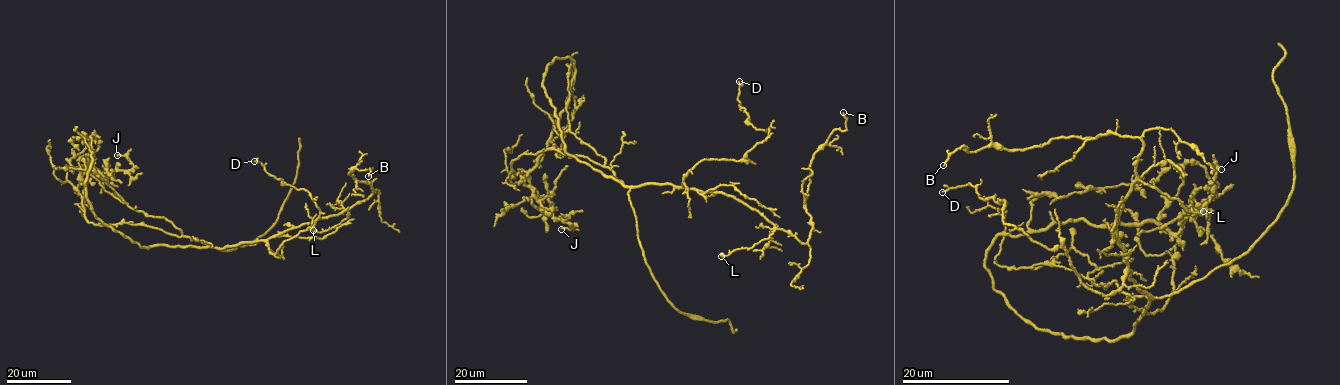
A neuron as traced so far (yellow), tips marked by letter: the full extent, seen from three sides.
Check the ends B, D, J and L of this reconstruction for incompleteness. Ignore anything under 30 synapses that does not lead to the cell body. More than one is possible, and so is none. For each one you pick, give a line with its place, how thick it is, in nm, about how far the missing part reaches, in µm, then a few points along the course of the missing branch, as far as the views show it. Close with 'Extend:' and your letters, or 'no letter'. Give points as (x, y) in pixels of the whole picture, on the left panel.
Extend: no letter

